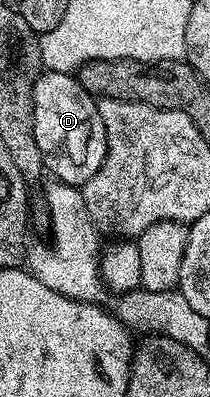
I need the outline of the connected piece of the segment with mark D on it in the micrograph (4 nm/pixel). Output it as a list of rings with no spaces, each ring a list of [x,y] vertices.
[[[45,71],[35,81],[33,90],[33,120],[35,121],[35,145],[39,145],[41,162],[44,170],[49,171],[59,183],[70,183],[78,189],[84,188],[85,182],[103,165],[105,160],[106,137],[103,117],[99,117],[97,99],[83,89],[77,78],[67,71]]]

